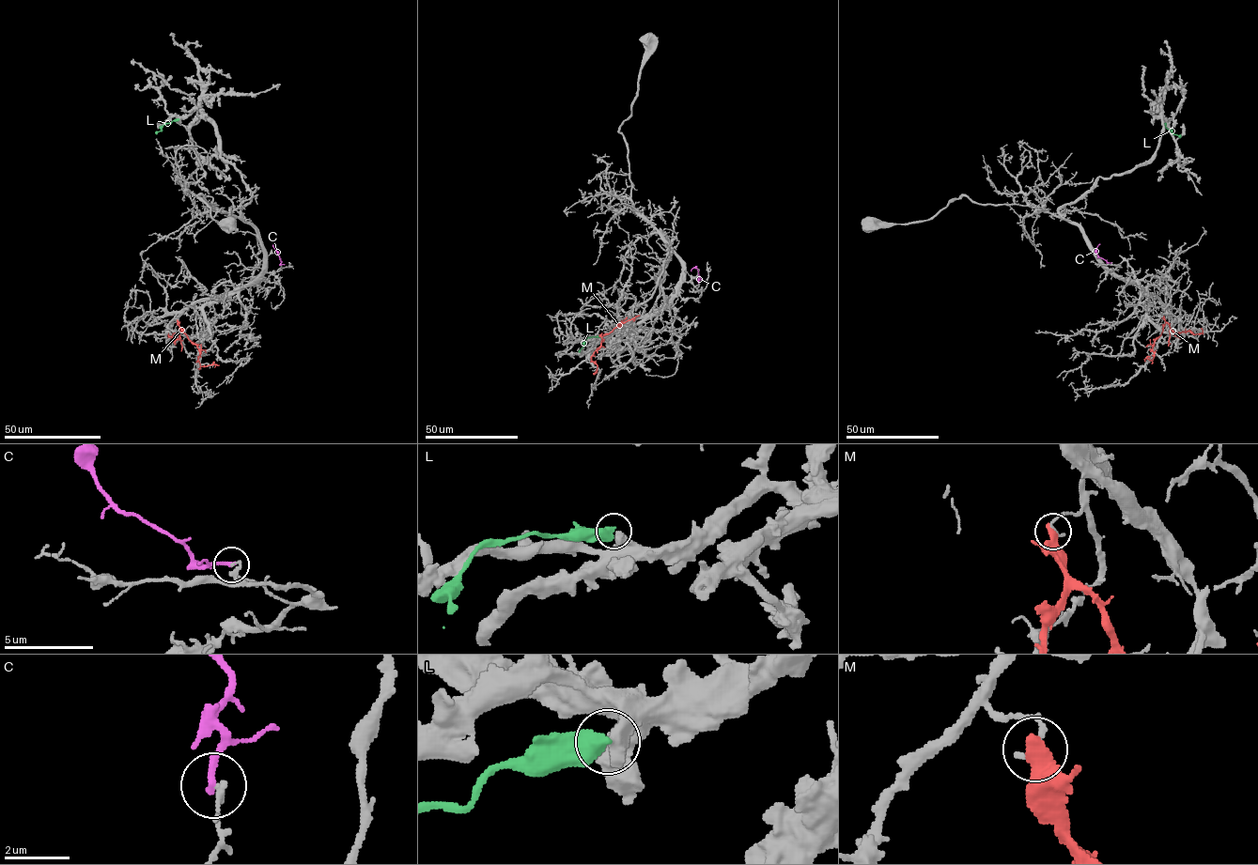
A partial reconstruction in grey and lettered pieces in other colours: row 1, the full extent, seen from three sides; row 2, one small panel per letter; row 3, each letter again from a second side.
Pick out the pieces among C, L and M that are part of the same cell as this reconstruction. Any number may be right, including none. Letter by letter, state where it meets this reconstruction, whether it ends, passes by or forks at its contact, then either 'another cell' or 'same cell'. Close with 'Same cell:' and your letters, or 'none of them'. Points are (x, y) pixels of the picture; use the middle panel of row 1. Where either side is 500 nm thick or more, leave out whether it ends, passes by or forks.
C: meets grey at (698, 282); it ends there; another cell
L: meets grey at (601, 336); another cell
M: meets grey at (599, 335); another cell
Same cell: none of them

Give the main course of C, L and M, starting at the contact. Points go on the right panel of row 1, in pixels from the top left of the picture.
C: (1110, 263), (1096, 254), (1099, 243)
L: (1165, 123), (1165, 127), (1181, 136)
M: (1163, 316), (1163, 331), (1153, 344), (1153, 360), (1144, 359)

